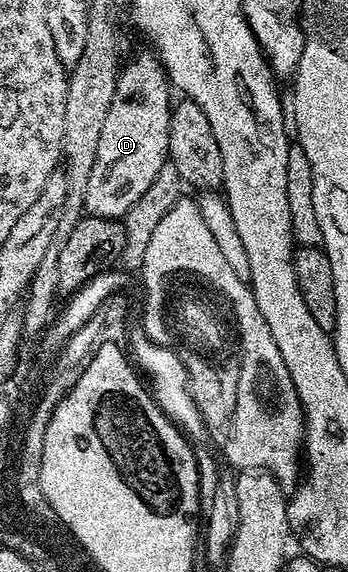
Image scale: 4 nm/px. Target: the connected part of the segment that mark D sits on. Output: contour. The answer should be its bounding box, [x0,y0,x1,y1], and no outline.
[84,50,171,220]

